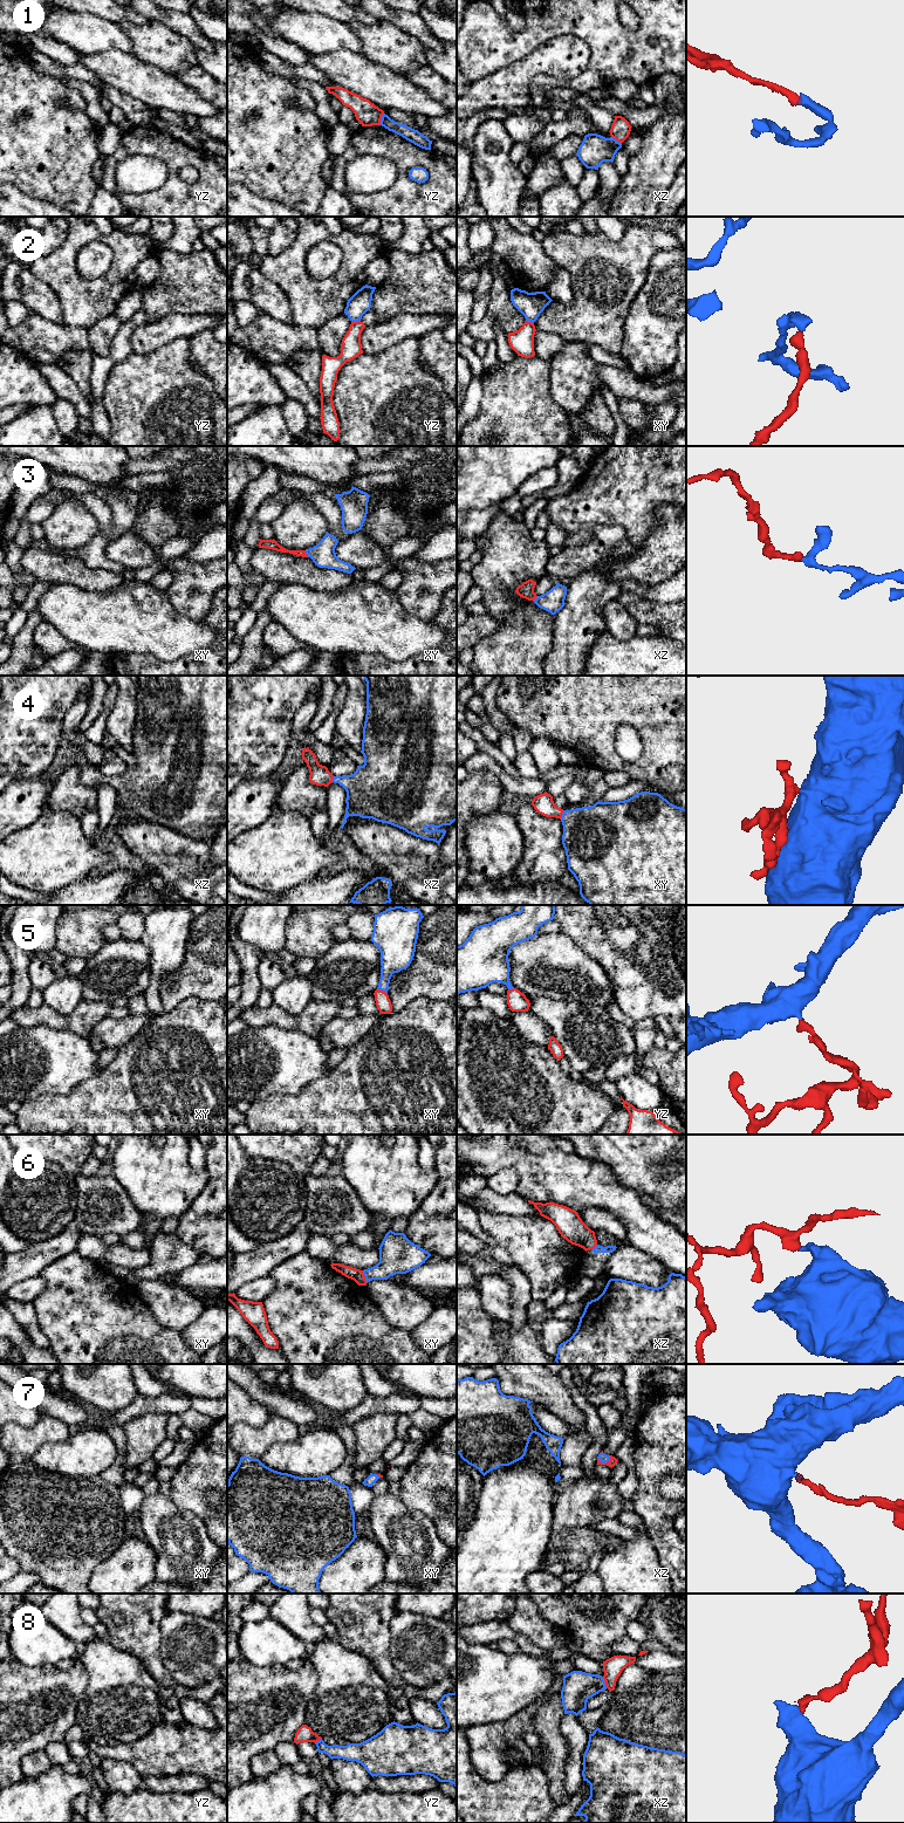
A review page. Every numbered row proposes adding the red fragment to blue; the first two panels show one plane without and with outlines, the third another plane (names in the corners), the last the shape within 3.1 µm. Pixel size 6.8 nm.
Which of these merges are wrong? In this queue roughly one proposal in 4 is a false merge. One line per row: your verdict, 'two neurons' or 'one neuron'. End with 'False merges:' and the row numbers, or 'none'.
1: two neurons
2: two neurons
3: one neuron
4: one neuron
5: one neuron
6: two neurons
7: one neuron
8: two neurons
False merges: 1, 2, 6, 8

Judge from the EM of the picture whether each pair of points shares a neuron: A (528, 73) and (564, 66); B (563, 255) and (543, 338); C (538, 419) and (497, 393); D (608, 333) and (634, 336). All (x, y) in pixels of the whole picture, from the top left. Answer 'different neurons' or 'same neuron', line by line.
A: same neuron
B: different neurons
C: same neuron
D: different neurons

